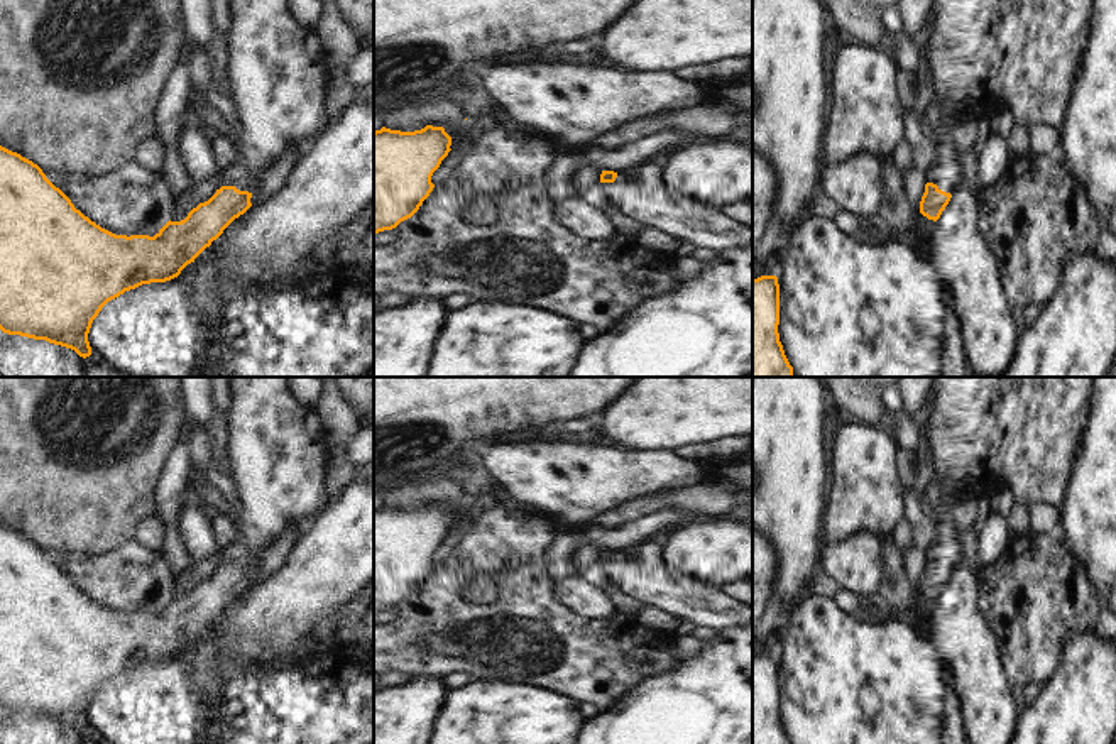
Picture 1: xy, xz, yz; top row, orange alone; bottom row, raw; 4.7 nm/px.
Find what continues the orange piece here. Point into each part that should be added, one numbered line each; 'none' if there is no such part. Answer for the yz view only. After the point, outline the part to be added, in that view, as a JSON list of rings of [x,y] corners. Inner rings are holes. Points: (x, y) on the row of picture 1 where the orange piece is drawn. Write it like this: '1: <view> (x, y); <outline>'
1: yz (946, 171); [[[950,135],[935,137],[937,150],[935,162],[927,172],[927,183],[933,183],[945,193],[954,193],[960,186],[962,154],[955,150]]]

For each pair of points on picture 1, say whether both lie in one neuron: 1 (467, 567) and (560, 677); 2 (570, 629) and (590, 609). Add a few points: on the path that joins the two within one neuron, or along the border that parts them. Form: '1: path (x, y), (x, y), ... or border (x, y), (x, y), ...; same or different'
1: path (499, 579), (525, 604), (525, 624), (545, 645); same
2: border (553, 590), (585, 618), (616, 612); different

